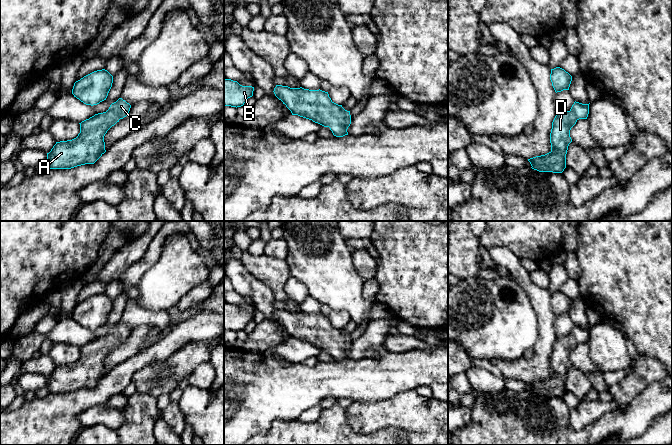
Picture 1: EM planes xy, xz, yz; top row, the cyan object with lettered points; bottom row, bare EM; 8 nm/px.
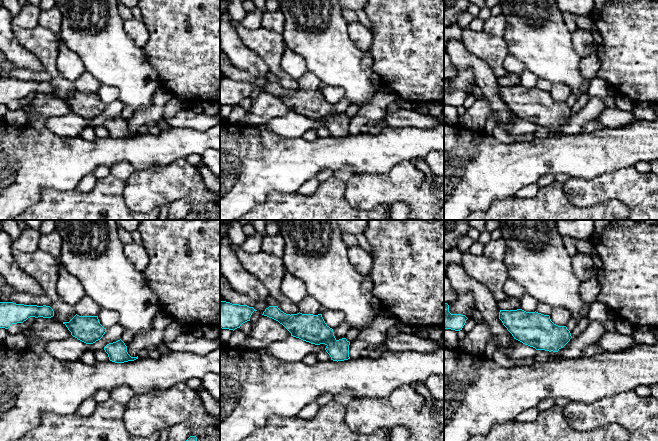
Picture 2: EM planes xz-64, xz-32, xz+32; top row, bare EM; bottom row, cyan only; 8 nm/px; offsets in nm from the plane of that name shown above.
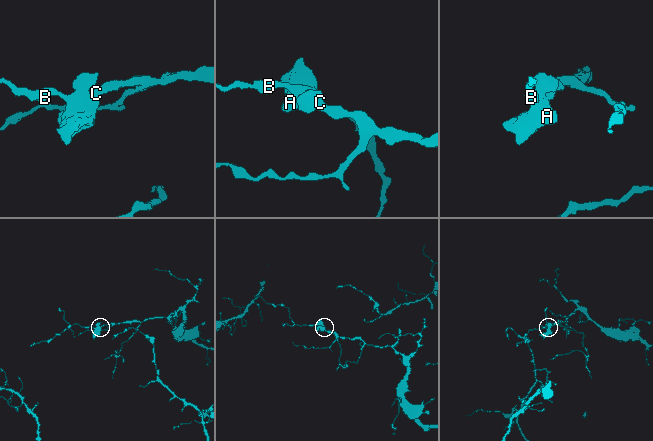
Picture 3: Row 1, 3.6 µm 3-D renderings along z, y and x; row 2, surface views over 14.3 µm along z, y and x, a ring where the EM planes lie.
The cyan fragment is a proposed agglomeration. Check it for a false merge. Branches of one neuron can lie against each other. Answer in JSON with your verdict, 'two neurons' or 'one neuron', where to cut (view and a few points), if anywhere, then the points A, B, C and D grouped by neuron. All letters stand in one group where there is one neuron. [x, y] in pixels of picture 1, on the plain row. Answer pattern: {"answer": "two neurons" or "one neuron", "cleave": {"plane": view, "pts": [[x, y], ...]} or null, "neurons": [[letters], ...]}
{"answer": "one neuron", "cleave": null, "neurons": [["A", "B", "C", "D"]]}

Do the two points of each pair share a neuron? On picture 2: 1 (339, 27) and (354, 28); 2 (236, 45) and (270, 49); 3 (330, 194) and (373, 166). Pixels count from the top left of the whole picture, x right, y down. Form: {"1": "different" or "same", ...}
{"1": "different", "2": "different", "3": "different"}

